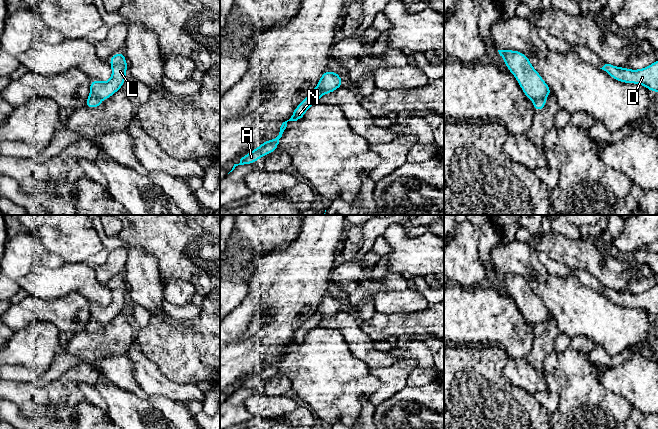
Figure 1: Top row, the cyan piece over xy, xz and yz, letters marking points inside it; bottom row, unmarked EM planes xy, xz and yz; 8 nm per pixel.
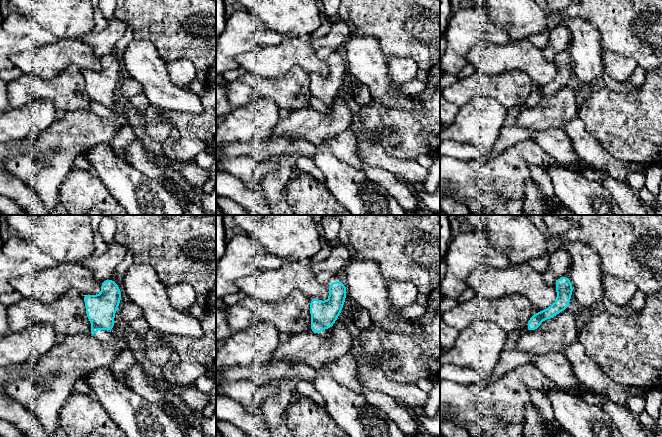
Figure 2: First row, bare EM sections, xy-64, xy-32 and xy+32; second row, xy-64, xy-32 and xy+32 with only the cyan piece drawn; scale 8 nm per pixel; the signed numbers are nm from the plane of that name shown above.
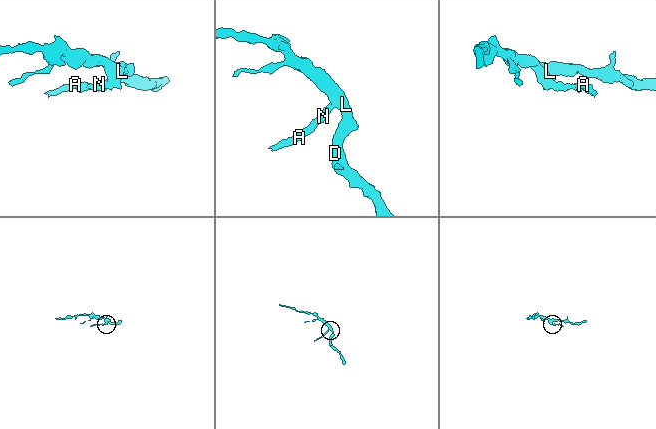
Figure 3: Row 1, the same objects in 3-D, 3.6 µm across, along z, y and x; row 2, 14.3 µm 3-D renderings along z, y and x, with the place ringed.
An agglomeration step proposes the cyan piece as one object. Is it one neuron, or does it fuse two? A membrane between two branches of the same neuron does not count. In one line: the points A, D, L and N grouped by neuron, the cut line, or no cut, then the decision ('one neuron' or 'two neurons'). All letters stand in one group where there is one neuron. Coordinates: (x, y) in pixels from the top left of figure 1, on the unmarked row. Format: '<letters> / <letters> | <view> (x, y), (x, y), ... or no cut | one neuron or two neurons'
A N / D L | yz (543, 322), (537, 323), (534, 326) | two neurons

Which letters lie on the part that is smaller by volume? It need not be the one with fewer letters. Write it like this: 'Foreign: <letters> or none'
Foreign: A, N

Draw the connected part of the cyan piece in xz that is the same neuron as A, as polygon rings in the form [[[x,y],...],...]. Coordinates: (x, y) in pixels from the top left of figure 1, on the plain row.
[[[316,310],[313,315],[294,333],[291,342],[282,347],[279,359],[275,363],[263,366],[258,372],[243,380],[240,383],[240,387],[234,388],[230,396],[232,396],[238,389],[253,388],[261,381],[274,376],[278,372],[279,363],[282,361],[282,358],[287,351],[287,346],[301,344],[305,336],[309,334],[313,328],[319,326],[321,320],[322,315],[319,310]]]

